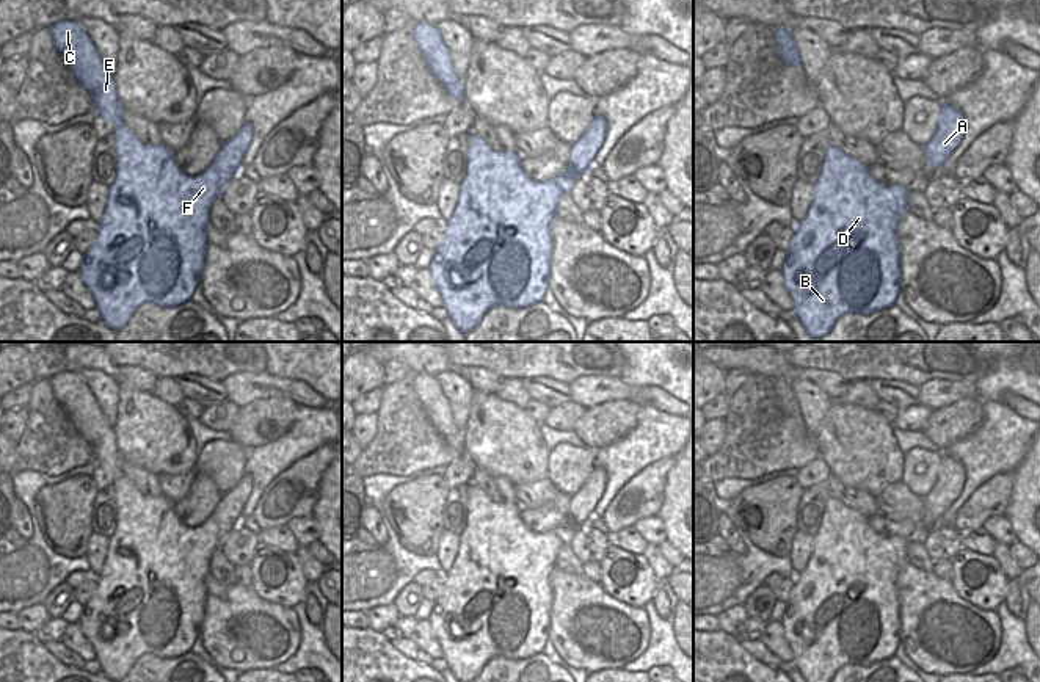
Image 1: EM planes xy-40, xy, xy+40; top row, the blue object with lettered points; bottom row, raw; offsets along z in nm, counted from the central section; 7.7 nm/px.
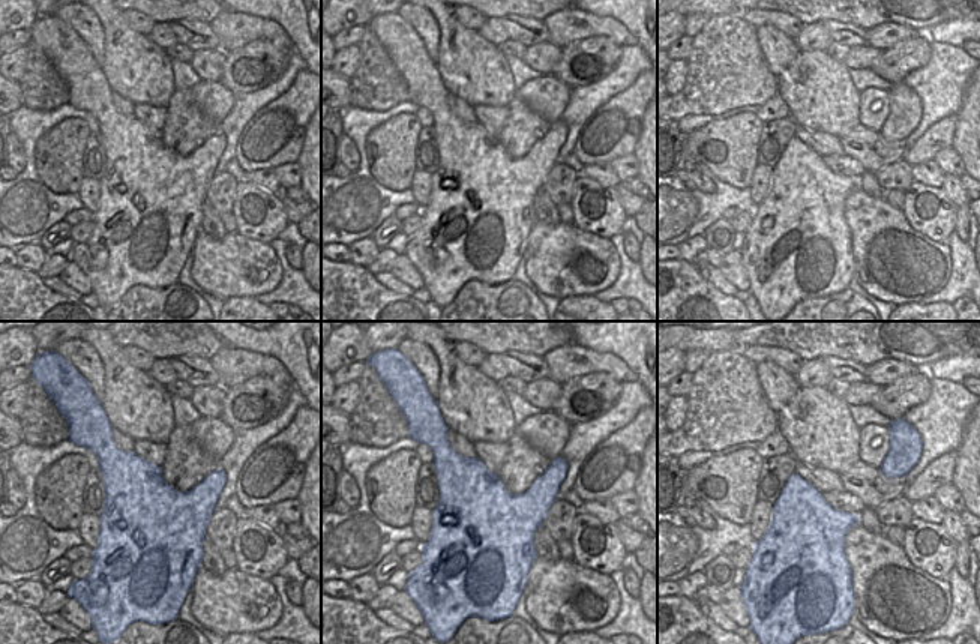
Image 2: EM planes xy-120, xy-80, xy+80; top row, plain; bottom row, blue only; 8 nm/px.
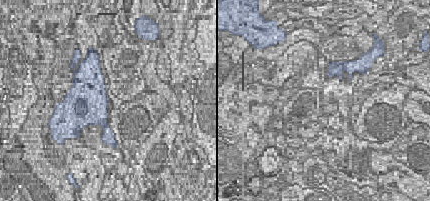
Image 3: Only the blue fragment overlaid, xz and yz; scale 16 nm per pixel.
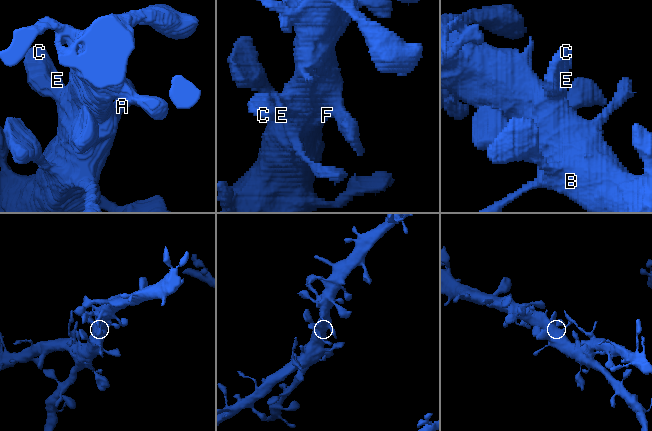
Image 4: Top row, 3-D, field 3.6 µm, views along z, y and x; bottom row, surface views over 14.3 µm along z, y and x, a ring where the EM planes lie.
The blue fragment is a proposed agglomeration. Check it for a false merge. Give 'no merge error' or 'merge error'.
no merge error

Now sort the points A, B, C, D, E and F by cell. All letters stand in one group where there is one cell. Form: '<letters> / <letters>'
A B C D E F

